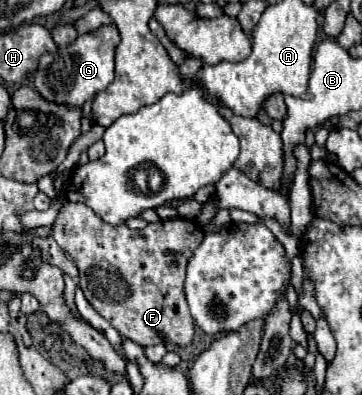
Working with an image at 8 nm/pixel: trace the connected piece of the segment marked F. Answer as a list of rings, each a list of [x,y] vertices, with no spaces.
[[[65,201],[51,227],[51,235],[73,257],[85,299],[121,337],[143,347],[157,343],[189,345],[193,341],[195,321],[185,301],[183,283],[187,263],[205,237],[199,223],[177,217],[149,223],[141,231],[127,225],[113,229],[87,205]]]

